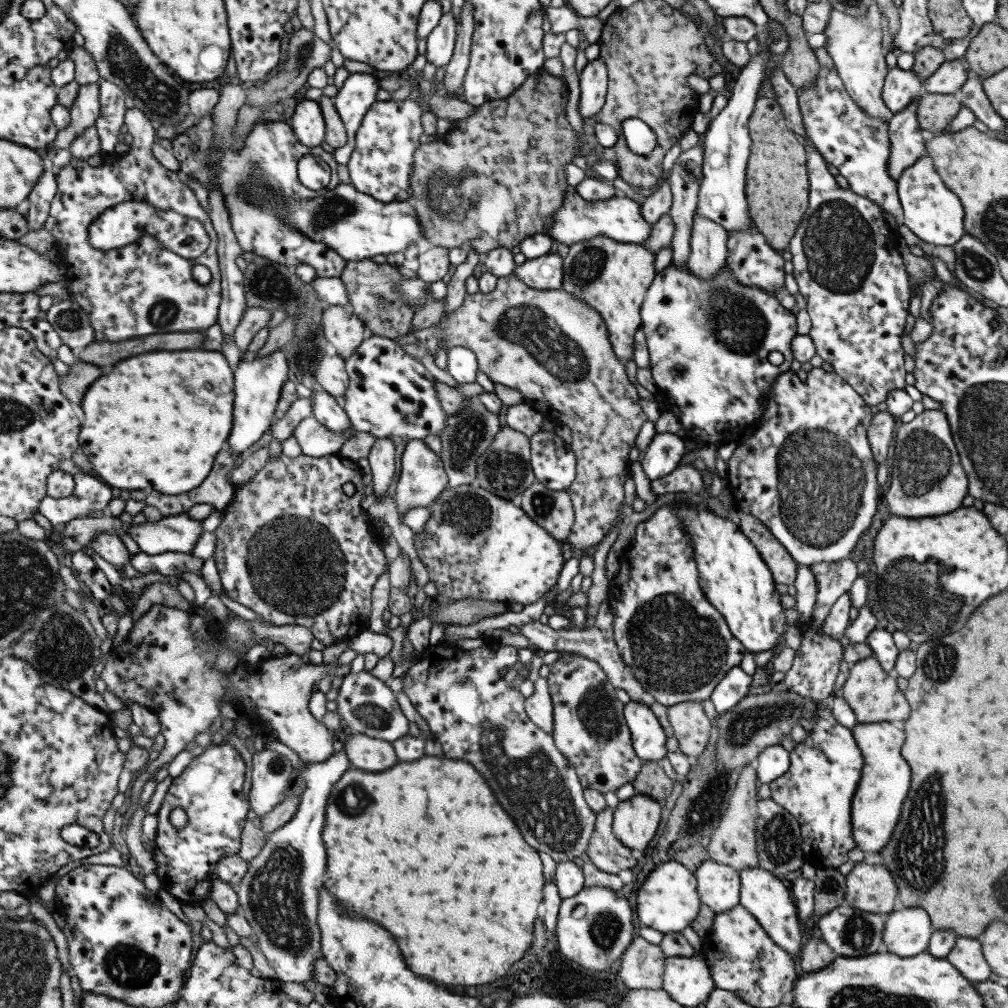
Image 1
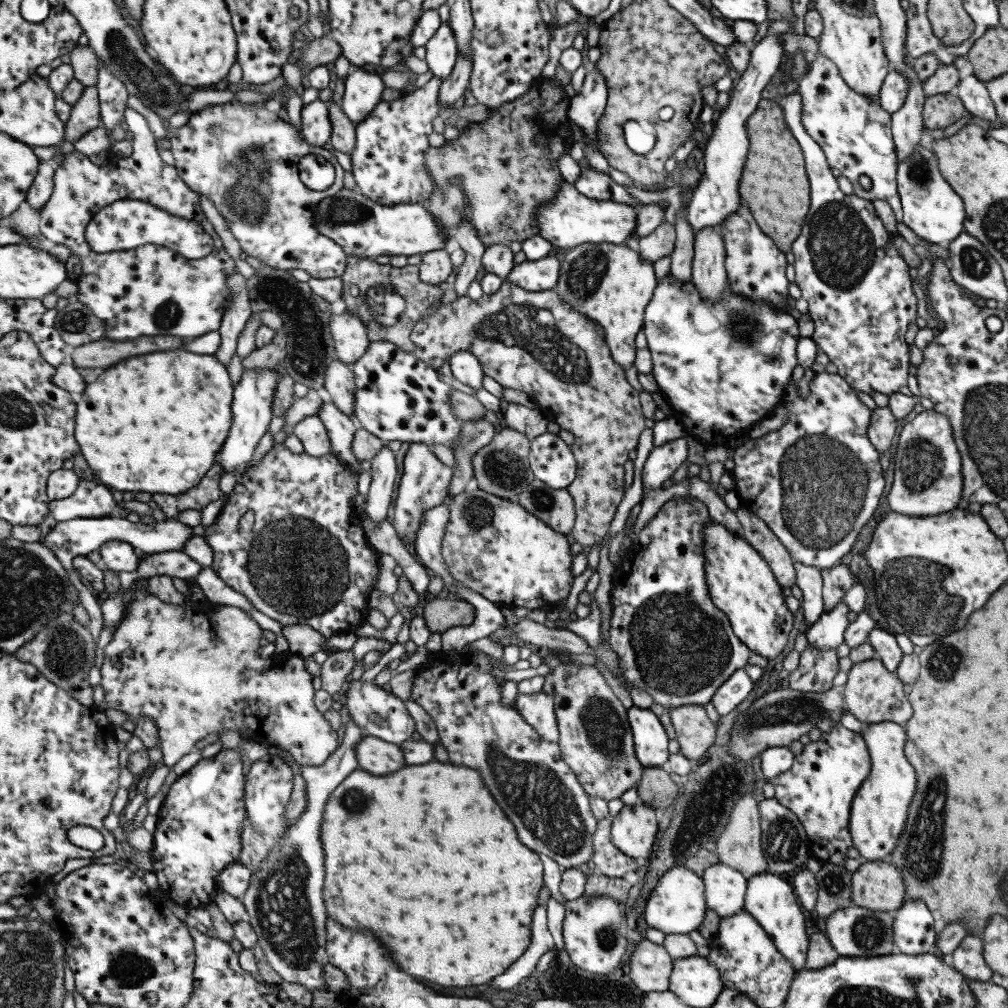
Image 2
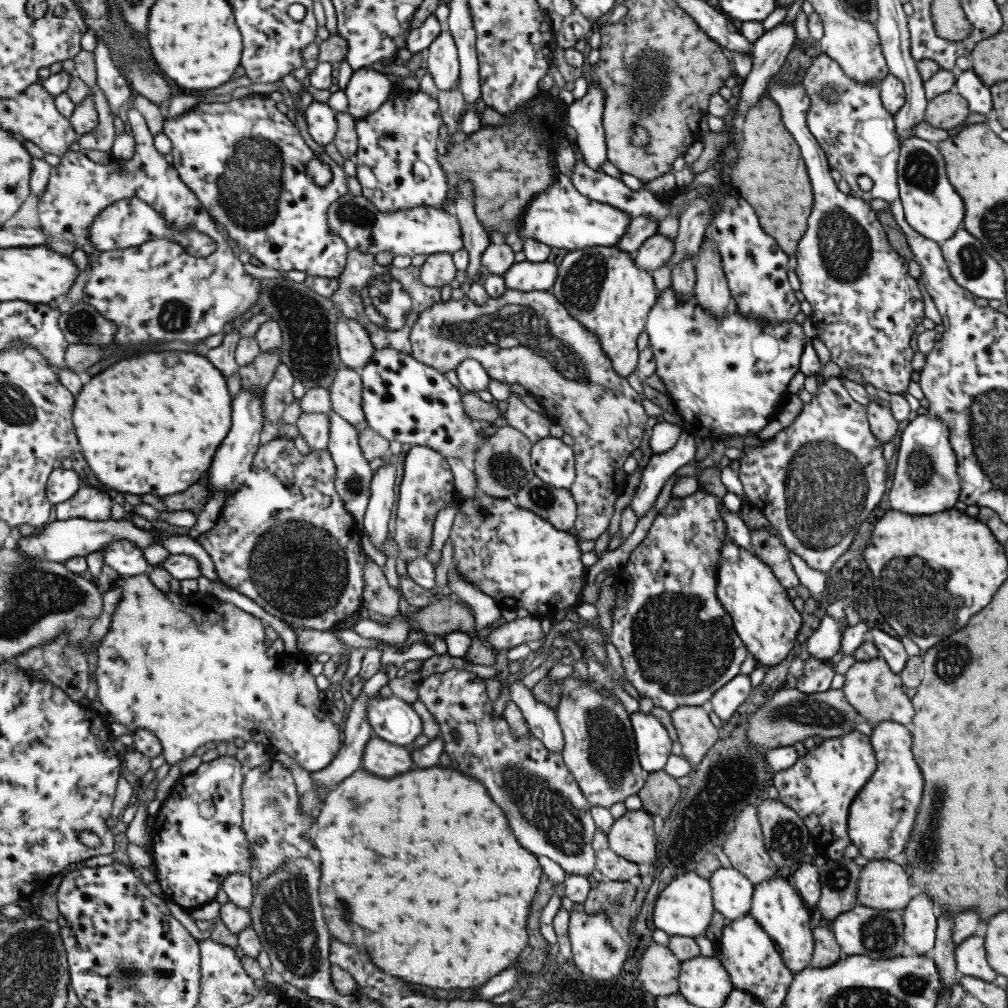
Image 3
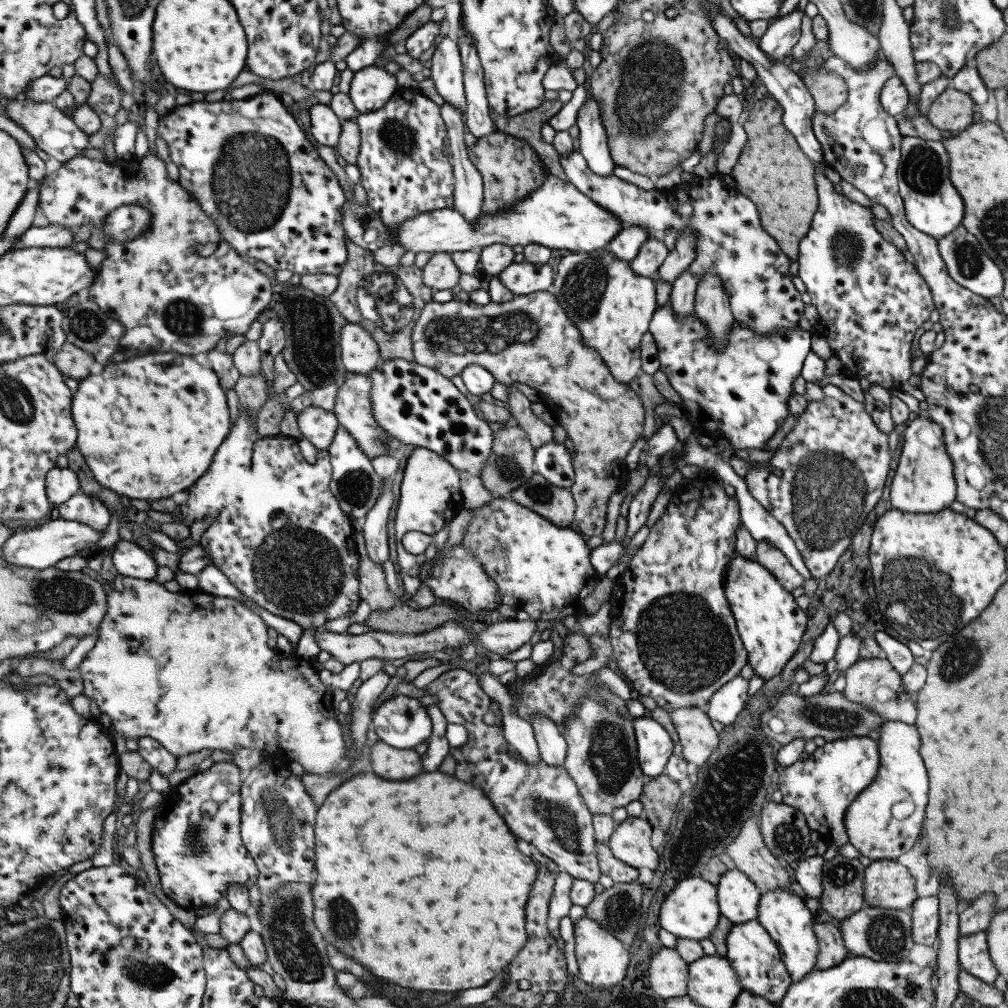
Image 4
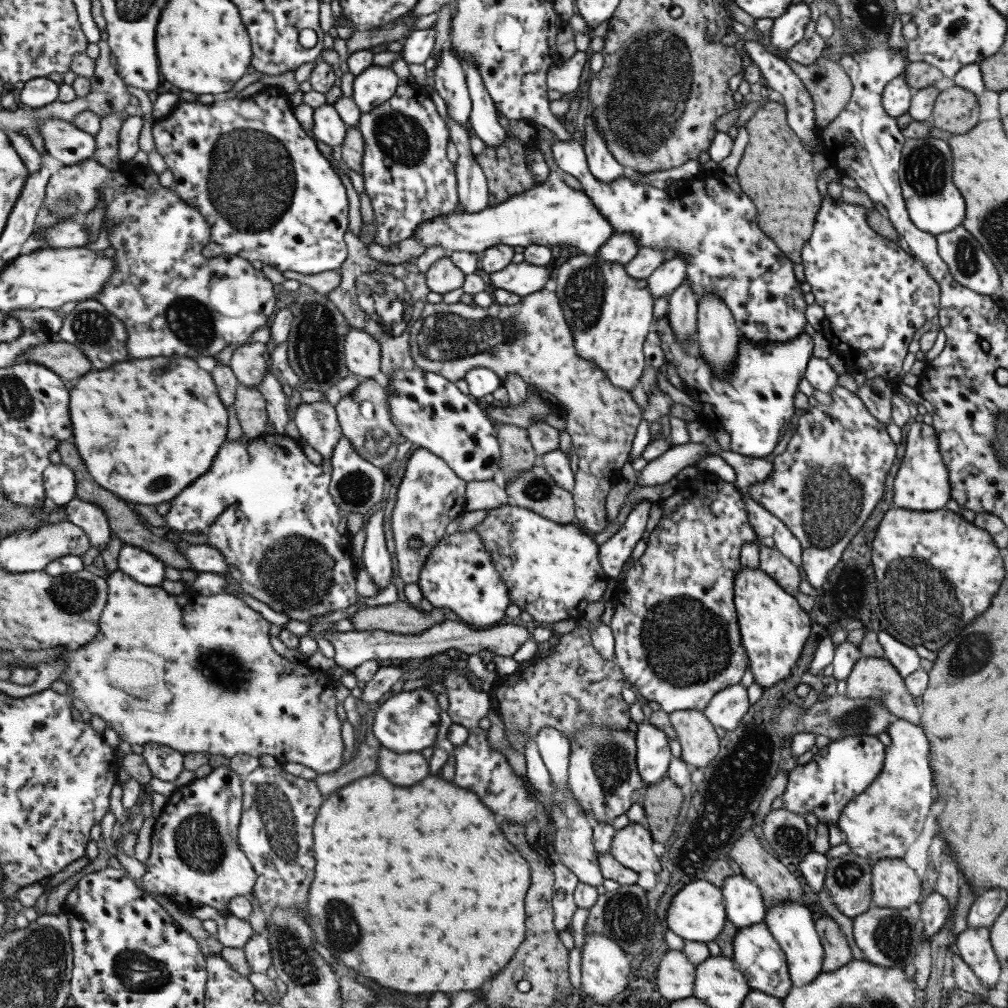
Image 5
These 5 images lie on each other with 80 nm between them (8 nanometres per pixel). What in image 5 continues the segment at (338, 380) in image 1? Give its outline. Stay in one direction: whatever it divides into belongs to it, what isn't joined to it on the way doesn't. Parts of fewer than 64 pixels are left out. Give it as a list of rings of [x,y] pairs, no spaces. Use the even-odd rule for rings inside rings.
[[[361,379],[351,392],[348,392],[337,401],[334,411],[336,412],[336,419],[338,420],[342,435],[347,440],[350,440],[351,446],[361,458],[379,468],[389,464],[395,456],[398,445],[397,440],[399,440],[400,434],[390,419],[384,388],[375,383],[373,379]],[[361,402],[369,402],[373,406],[369,414],[359,412]]]

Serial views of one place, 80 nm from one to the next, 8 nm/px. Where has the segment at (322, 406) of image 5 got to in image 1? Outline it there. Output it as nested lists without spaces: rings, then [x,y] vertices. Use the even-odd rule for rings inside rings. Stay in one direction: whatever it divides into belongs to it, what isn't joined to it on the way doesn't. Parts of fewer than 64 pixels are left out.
[[[311,416],[296,424],[292,437],[295,438],[304,455],[317,458],[337,454],[340,446],[353,433],[353,429],[347,429],[344,433],[339,434],[331,432]]]

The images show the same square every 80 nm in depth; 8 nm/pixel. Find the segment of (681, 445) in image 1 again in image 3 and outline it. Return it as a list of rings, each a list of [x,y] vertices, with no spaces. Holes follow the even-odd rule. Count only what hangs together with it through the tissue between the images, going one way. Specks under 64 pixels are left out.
[[[687,433],[681,436],[665,452],[652,453],[642,468],[640,481],[630,500],[629,508],[635,512],[637,519],[655,502],[659,490],[677,468],[695,462],[694,437]]]

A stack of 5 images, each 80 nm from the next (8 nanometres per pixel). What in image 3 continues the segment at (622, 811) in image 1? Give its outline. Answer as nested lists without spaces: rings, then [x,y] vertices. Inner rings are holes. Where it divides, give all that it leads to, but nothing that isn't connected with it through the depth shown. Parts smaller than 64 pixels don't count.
[[[642,808],[626,810],[607,831],[609,848],[632,863],[652,865],[655,860],[655,836],[652,816]]]

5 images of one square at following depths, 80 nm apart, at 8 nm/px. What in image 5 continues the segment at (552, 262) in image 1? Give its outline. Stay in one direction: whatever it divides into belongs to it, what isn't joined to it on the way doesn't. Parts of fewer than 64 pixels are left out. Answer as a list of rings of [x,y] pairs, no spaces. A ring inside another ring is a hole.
[[[525,261],[509,263],[505,268],[489,273],[488,279],[493,288],[500,288],[519,297],[548,287],[551,280],[545,267]]]

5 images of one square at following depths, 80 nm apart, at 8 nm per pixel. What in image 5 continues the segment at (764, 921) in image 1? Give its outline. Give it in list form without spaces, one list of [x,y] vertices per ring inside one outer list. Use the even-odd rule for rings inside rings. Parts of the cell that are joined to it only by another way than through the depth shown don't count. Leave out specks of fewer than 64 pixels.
[[[795,901],[773,903],[765,908],[762,922],[783,951],[790,981],[795,986],[803,986],[814,979],[822,970],[823,949],[814,929],[813,918],[807,907]]]

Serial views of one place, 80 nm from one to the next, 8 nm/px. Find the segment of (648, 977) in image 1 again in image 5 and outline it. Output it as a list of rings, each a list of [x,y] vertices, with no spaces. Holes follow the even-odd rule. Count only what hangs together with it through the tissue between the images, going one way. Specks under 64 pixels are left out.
[[[668,949],[662,956],[656,970],[654,978],[657,992],[665,998],[665,1000],[674,1001],[686,999],[693,994],[694,983],[694,964],[691,964],[682,951],[674,951]]]

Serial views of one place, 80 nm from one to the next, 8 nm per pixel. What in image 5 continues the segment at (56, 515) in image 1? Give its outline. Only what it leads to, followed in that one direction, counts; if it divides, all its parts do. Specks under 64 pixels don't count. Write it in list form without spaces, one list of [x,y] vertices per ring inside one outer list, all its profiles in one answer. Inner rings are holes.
[[[75,497],[65,503],[64,508],[67,508],[66,519],[83,530],[89,539],[90,547],[109,542],[108,536],[111,532],[100,506]]]

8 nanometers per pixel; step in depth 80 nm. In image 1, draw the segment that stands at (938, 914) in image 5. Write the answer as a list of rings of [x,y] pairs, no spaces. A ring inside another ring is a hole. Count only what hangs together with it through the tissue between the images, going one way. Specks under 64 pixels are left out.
[[[898,906],[885,915],[882,941],[887,952],[908,957],[926,952],[932,931],[925,910]]]

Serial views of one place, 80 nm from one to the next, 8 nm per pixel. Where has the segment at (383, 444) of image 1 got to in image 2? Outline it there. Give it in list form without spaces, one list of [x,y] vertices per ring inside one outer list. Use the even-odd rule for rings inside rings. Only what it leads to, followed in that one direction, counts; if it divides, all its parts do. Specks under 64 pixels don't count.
[[[383,445],[369,460],[371,477],[363,513],[373,524],[384,521],[385,514],[389,512],[387,508],[391,506],[391,492],[397,478],[394,453]]]

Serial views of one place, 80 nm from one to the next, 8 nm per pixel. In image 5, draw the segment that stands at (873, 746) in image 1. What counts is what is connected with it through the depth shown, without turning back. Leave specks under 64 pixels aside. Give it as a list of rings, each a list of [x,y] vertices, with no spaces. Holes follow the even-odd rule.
[[[896,718],[887,726],[886,733],[890,742],[879,774],[843,807],[836,822],[851,853],[864,859],[902,859],[908,846],[921,834],[933,800],[931,770],[927,764],[928,740],[923,729]]]

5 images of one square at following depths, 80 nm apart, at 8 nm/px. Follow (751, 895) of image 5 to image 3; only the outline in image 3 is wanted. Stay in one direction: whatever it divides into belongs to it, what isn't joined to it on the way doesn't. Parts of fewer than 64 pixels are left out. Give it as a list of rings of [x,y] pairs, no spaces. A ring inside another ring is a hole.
[[[733,867],[716,868],[708,878],[711,902],[715,911],[727,921],[741,918],[750,909],[752,882]]]

